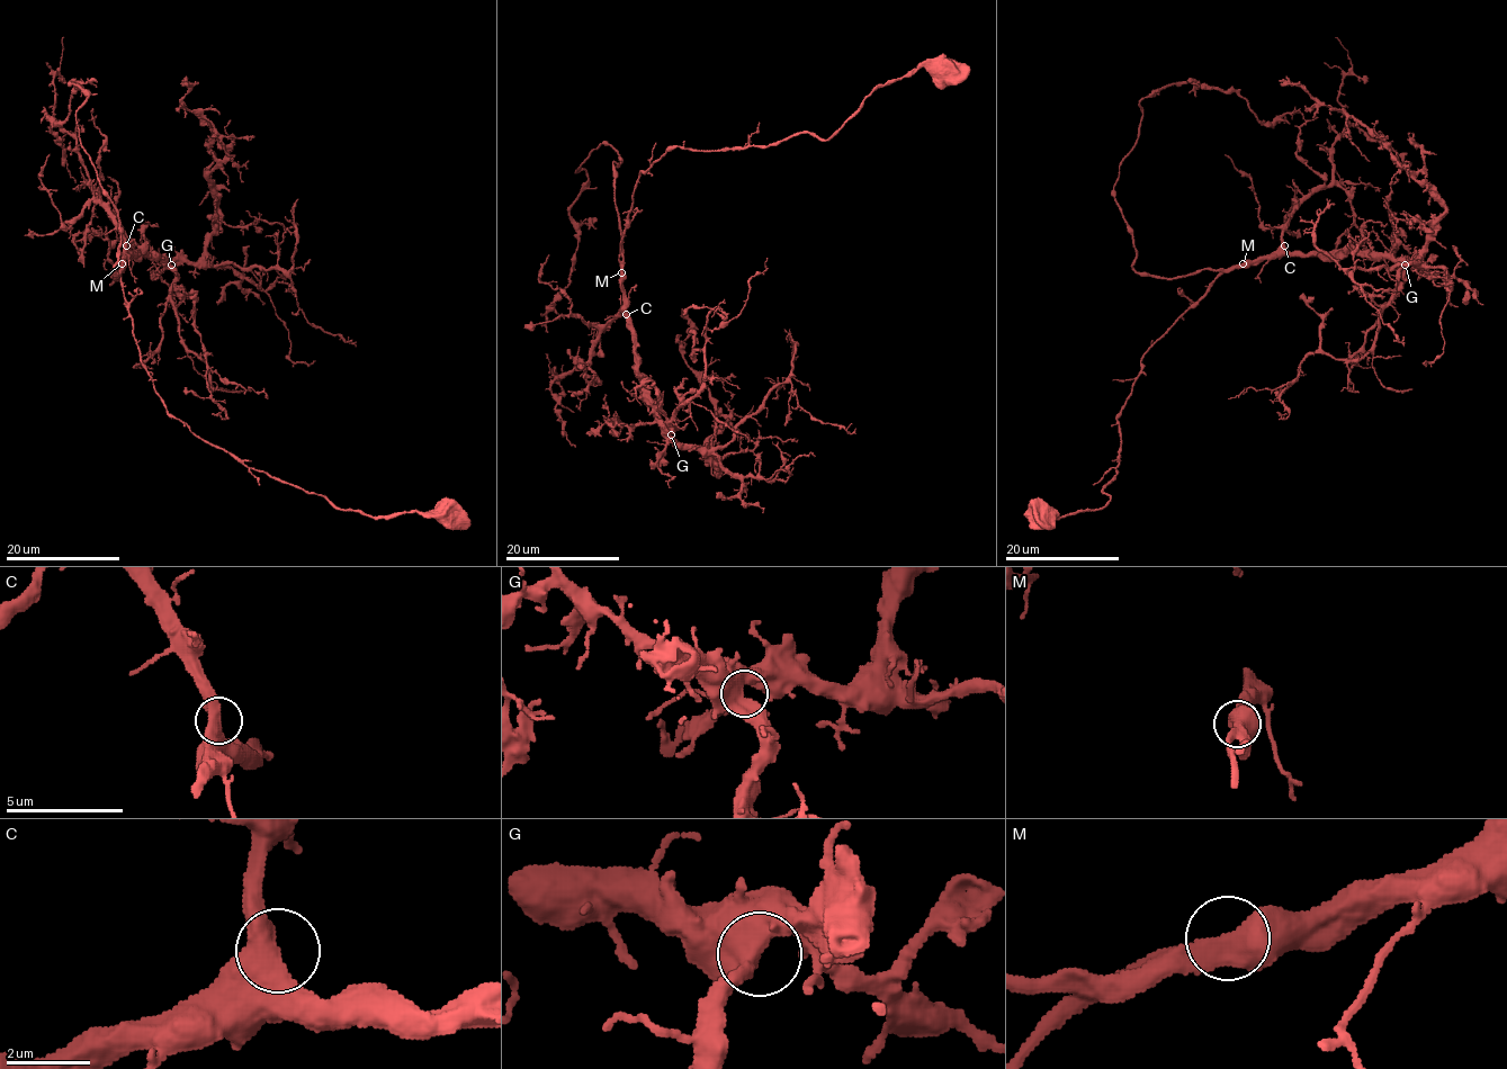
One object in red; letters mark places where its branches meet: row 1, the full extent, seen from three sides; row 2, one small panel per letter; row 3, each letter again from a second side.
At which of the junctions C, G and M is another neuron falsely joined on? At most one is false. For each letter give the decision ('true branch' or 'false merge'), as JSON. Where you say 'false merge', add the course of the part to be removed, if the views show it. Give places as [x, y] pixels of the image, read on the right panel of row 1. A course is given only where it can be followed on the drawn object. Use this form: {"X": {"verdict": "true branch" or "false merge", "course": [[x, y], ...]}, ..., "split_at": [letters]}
{"C": {"verdict": "true branch"}, "G": {"verdict": "true branch"}, "M": {"verdict": "true branch"}, "split_at": []}

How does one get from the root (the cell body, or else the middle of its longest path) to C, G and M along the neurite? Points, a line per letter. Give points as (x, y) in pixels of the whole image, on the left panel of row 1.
C: (448, 515), (338, 510), (322, 495), (248, 468), (173, 419), (132, 331), (120, 280), (126, 245)
G: (448, 515), (338, 510), (173, 419), (141, 361), (120, 280), (128, 254), (171, 264)
M: (448, 515), (369, 517), (338, 510), (325, 496), (248, 468), (198, 438), (168, 413), (141, 361), (120, 264)

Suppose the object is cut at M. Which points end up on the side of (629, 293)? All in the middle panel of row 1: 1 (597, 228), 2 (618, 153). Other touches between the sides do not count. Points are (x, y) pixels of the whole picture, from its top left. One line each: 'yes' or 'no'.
1: yes
2: yes

